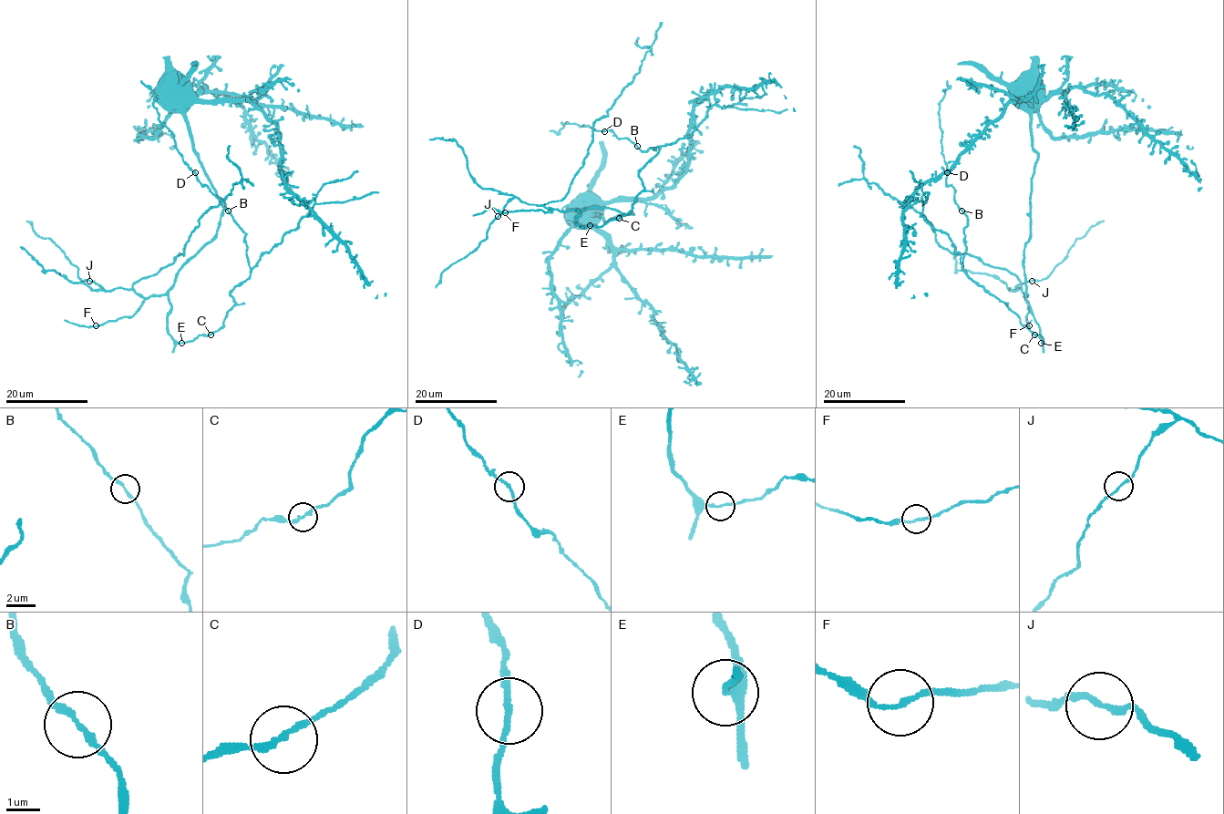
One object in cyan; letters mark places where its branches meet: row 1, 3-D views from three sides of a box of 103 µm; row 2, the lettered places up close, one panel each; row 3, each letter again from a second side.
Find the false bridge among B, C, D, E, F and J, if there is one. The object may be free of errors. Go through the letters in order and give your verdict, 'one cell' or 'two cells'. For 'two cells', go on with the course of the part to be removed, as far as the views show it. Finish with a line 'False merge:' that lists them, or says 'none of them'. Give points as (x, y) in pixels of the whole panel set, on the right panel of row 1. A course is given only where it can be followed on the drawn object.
B: one cell
C: one cell
D: one cell
E: one cell
F: one cell
J: one cell
False merge: none of them

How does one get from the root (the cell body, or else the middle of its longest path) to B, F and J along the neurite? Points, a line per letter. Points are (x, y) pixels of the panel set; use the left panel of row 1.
B: (172, 82), (225, 205), (169, 291), (178, 342), (221, 328), (249, 277), (228, 211)
F: (172, 82), (171, 104), (223, 202), (221, 223), (163, 294), (96, 325)
J: (172, 82), (171, 104), (183, 114), (192, 148), (225, 205), (220, 227), (163, 294), (141, 297), (88, 281)

